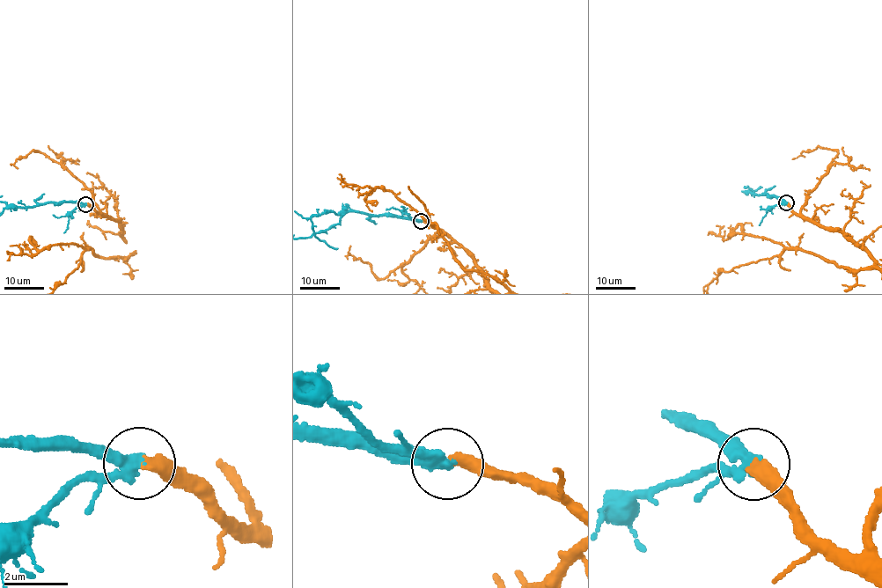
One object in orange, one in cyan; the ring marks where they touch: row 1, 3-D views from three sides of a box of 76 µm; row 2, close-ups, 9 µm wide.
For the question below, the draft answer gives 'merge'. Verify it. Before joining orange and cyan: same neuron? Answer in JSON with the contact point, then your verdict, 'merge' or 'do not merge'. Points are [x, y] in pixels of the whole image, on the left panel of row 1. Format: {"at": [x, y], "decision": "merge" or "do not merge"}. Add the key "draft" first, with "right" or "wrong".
{"draft": "right", "at": [85, 204], "decision": "merge"}

